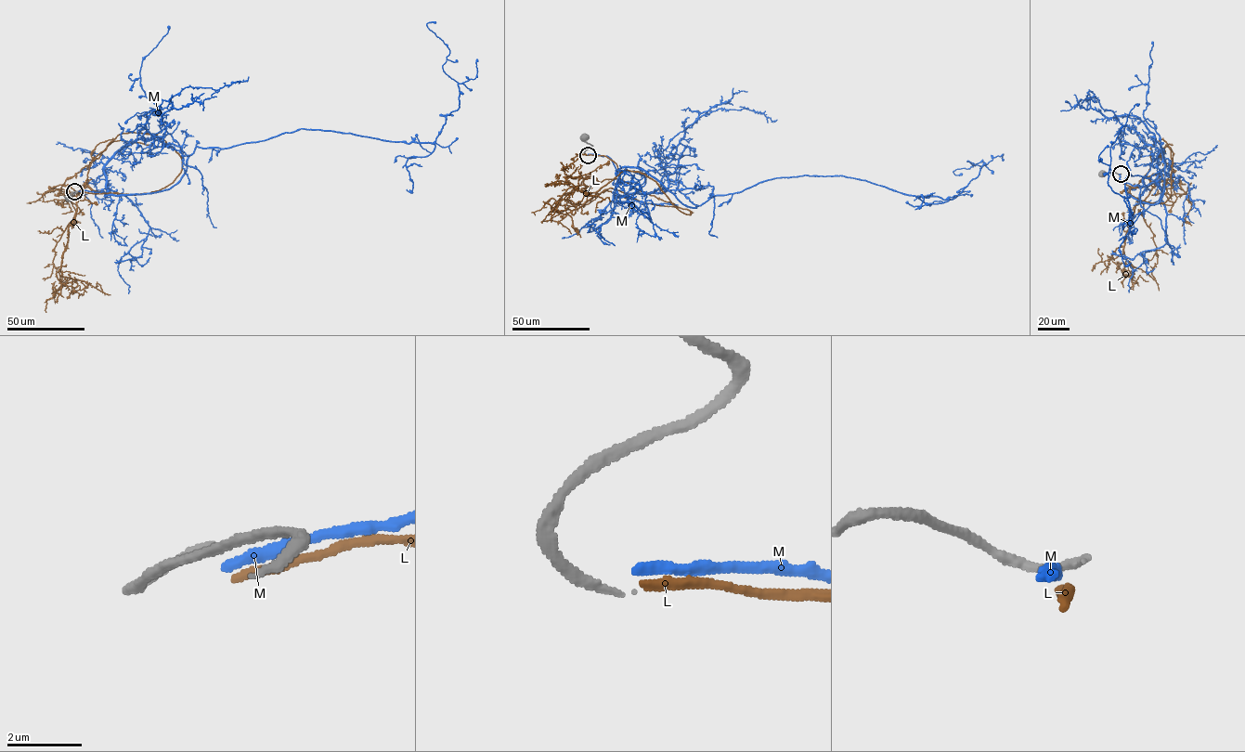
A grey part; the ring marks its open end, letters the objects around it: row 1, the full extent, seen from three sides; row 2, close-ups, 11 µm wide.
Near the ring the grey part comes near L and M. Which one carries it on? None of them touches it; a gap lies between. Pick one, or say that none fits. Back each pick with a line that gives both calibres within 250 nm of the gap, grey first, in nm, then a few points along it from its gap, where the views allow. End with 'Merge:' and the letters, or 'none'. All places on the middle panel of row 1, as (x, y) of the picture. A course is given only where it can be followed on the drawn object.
Merge: none

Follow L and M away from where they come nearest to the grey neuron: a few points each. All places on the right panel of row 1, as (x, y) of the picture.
L: (1121, 175), (1131, 195), (1163, 203), (1171, 193), (1171, 148), (1159, 156), (1173, 170), (1165, 187), (1170, 212)
M: (1120, 174), (1134, 188), (1125, 193), (1153, 204), (1164, 179), (1128, 173), (1130, 224), (1108, 172), (1136, 105)

